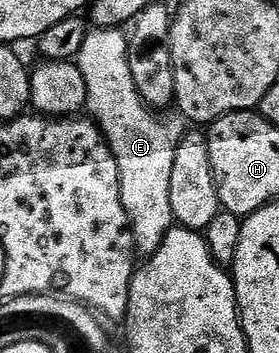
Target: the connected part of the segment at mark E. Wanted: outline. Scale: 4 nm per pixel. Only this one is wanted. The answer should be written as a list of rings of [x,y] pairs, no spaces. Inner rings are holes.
[[[93,29],[86,34],[82,41],[82,47],[76,53],[75,66],[78,74],[82,77],[84,106],[87,111],[89,107],[90,113],[88,112],[88,114],[91,116],[92,122],[99,128],[104,142],[107,144],[108,154],[109,151],[113,154],[113,163],[117,166],[115,186],[121,198],[121,208],[125,213],[128,226],[131,228],[132,242],[134,239],[139,246],[153,249],[167,234],[167,226],[165,227],[167,215],[163,210],[163,200],[165,199],[165,184],[171,158],[175,153],[175,146],[173,147],[172,141],[169,140],[168,129],[145,109],[146,104],[135,86],[130,71],[130,60],[131,48],[124,30]]]

